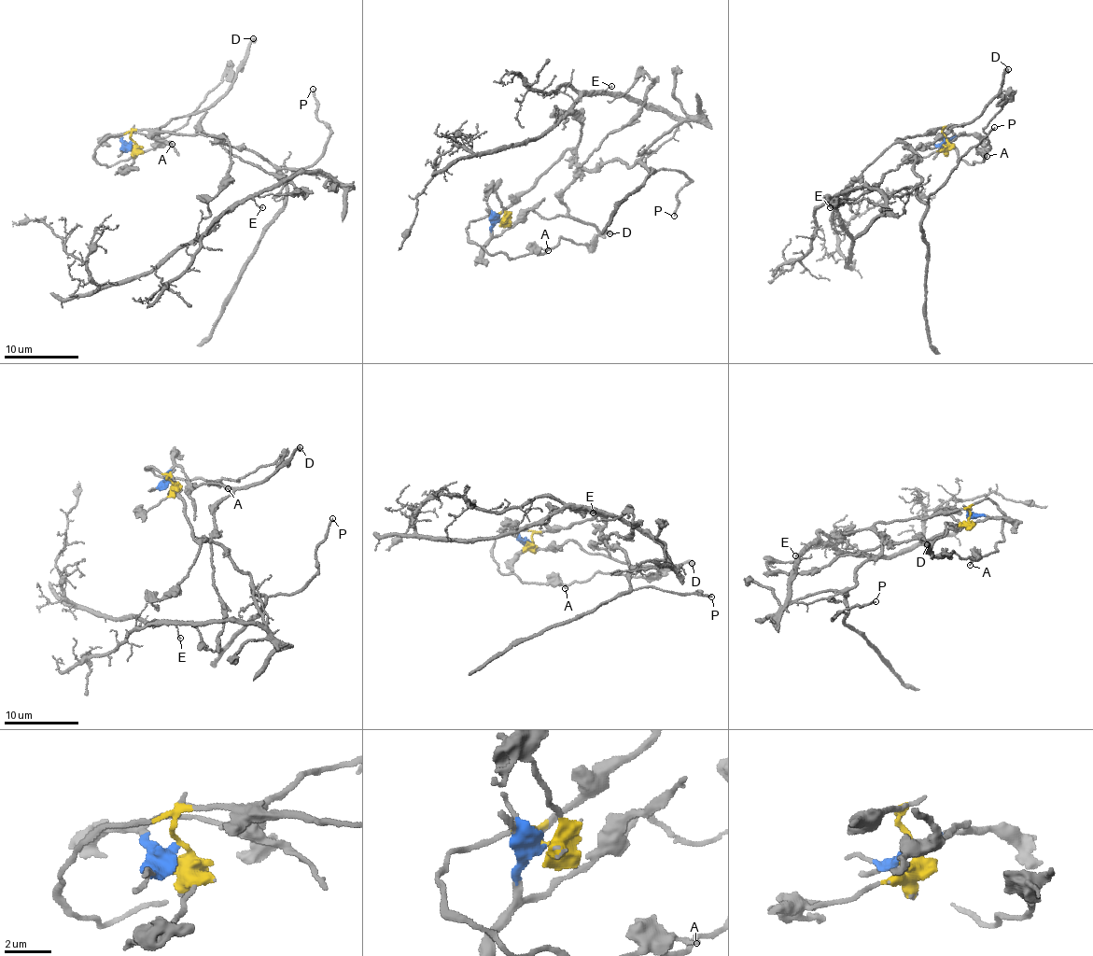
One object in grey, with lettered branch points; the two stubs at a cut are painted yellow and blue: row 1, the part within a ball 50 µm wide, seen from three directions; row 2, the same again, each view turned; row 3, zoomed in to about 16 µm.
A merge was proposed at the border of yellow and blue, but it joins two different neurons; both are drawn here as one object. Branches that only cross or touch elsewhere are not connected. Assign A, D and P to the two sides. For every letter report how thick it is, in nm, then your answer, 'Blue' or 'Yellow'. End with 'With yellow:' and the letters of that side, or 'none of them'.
A: Thickness 160 nm. Yellow
D: Thickness 360 nm. Blue
P: Thickness 190 nm. Yellow
With yellow: A, P

